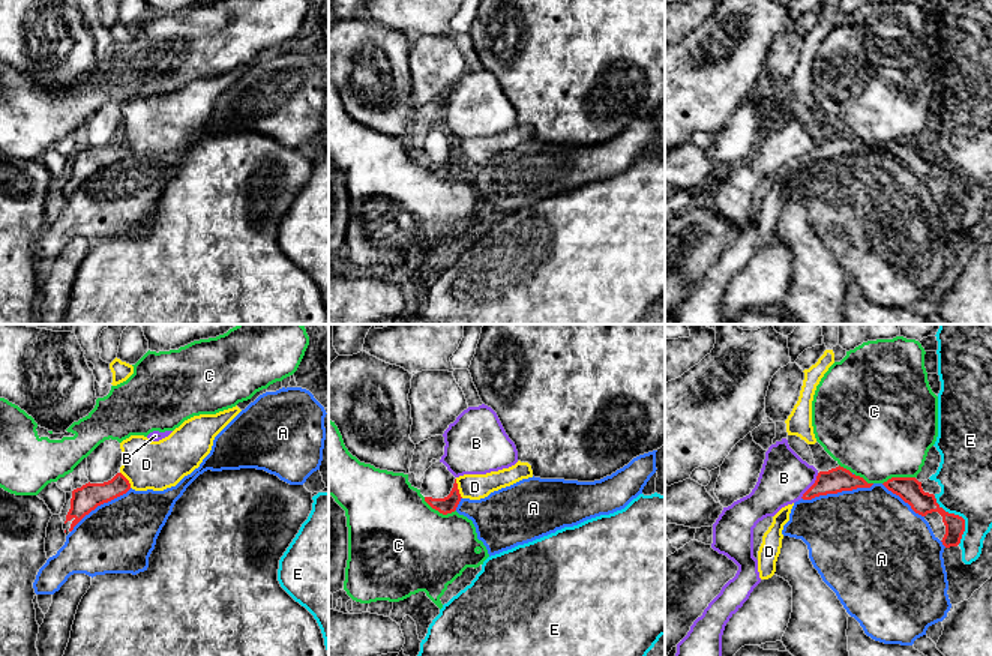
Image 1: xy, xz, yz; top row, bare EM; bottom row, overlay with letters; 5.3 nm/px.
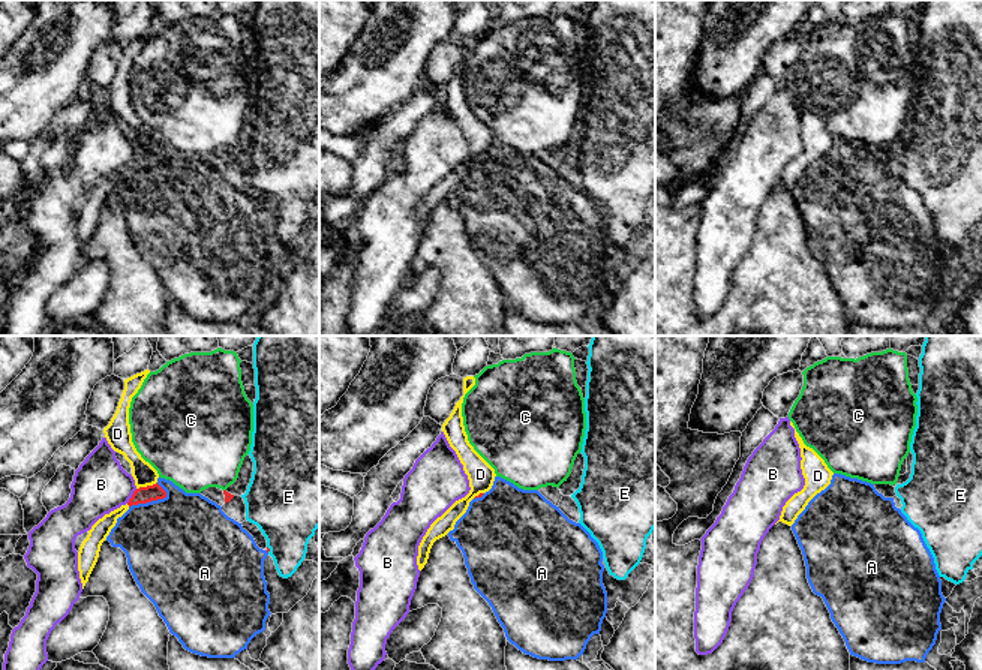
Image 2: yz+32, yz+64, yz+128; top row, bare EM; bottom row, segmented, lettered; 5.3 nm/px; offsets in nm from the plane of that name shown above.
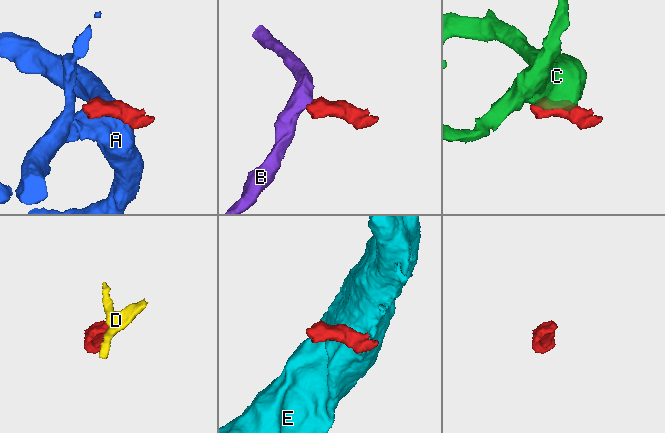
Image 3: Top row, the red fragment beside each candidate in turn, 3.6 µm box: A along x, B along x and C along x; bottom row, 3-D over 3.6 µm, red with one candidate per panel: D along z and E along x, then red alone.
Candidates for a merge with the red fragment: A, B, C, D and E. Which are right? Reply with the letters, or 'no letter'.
no letter

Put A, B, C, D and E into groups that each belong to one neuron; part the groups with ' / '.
A / B / C / D / E

